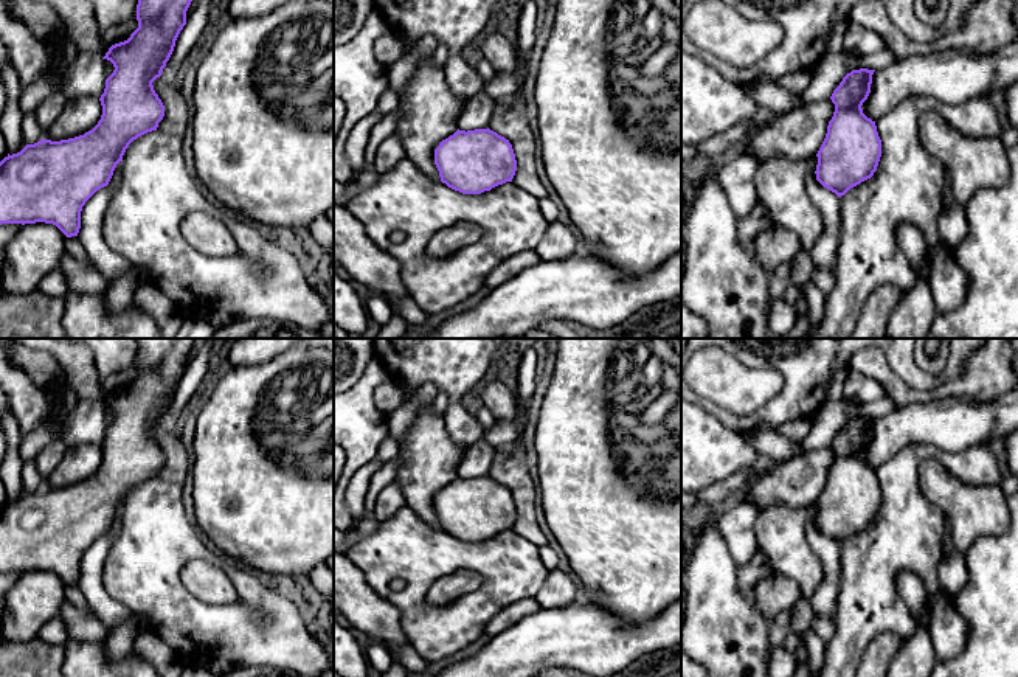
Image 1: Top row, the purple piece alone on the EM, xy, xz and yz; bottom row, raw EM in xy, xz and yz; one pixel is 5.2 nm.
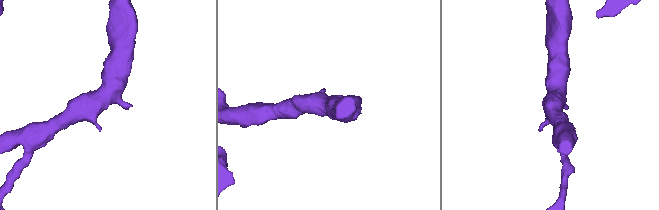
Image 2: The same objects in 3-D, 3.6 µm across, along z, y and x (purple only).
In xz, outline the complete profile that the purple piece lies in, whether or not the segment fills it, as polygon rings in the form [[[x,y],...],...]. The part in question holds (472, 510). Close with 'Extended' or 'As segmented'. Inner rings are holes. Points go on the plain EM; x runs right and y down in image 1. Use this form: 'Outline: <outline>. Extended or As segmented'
Outline: [[[487,477],[456,478],[435,497],[441,529],[462,542],[481,542],[512,529],[517,508],[512,492]]]. As segmented

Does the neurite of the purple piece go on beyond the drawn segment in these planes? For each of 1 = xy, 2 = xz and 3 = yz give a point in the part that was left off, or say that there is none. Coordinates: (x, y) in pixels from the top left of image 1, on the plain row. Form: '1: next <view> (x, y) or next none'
1: next none
2: next none
3: next none

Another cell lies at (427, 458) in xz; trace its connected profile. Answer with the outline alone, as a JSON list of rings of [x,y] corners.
[[[431,404],[421,408],[414,424],[399,441],[396,480],[402,488],[405,505],[436,529],[441,529],[441,525],[435,512],[435,497],[458,478],[458,466],[464,453],[466,447],[452,441],[444,415],[436,415]]]

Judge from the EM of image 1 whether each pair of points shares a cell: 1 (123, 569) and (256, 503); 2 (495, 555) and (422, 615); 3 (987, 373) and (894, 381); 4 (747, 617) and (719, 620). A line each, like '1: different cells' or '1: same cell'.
1: different cells
2: same cell
3: same cell
4: same cell

